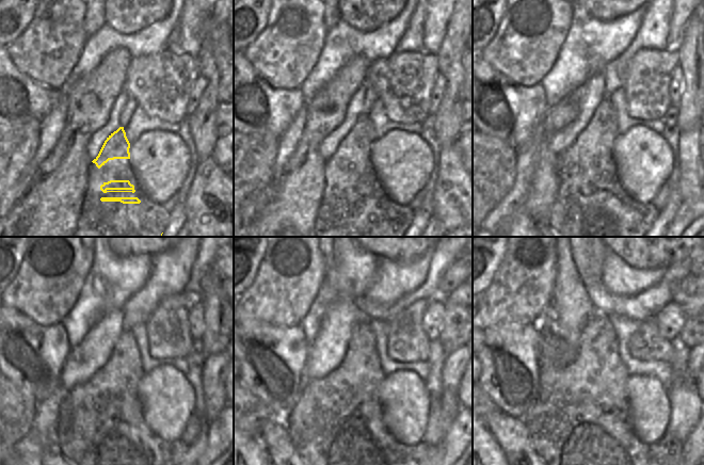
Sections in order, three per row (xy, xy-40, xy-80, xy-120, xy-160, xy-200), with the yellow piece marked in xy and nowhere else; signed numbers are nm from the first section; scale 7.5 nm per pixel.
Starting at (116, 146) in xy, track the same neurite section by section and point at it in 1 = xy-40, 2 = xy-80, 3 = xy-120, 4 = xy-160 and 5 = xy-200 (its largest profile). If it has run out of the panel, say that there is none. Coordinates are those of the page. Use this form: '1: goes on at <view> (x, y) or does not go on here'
1: goes on at xy-40 (362, 137)
2: goes on at xy-80 (602, 133)
3: goes on at xy-120 (126, 368)
4: goes on at xy-160 (389, 453)
5: goes on at xy-200 (629, 453)

